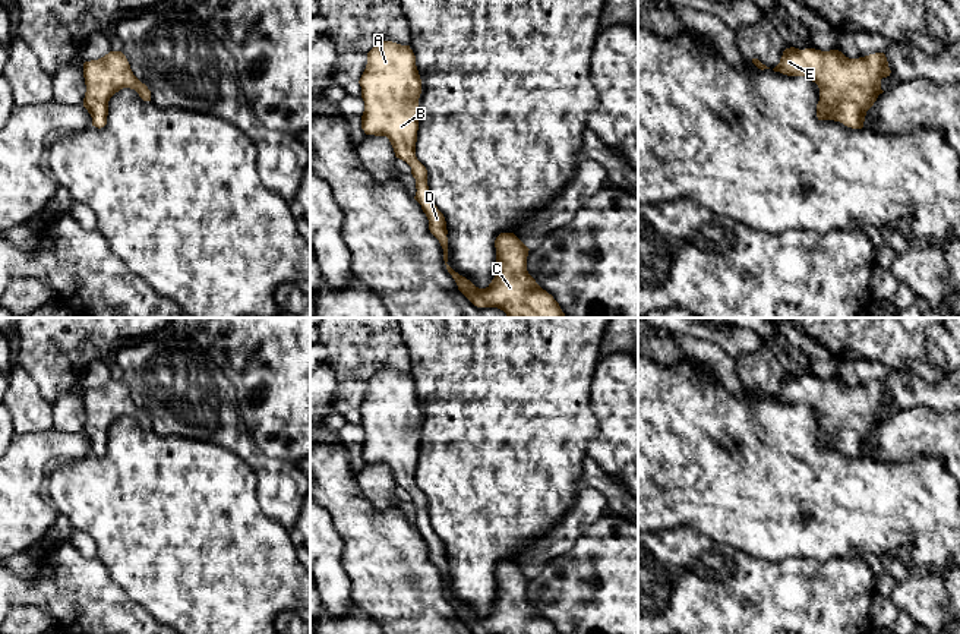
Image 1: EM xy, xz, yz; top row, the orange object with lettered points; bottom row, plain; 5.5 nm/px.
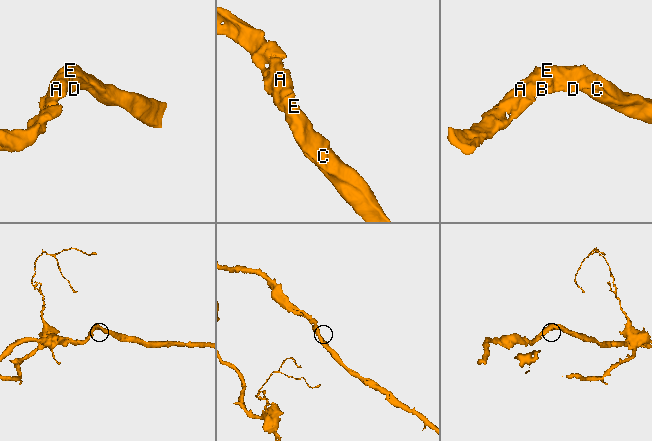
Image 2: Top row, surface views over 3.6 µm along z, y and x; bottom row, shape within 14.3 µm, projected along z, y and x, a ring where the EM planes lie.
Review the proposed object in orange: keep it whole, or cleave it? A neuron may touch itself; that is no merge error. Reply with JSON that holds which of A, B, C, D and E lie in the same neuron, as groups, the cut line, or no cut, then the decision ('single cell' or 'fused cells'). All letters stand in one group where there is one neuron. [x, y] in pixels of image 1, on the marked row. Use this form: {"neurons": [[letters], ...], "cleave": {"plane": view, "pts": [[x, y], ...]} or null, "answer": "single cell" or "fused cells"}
{"neurons": [["A", "B", "C", "D", "E"]], "cleave": null, "answer": "single cell"}

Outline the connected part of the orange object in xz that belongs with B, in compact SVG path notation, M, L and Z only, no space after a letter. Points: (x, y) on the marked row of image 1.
M392 41L376 44L367 53L367 64L359 83L364 101L361 129L366 135L386 136L395 157L411 167L417 189L414 199L421 205L429 230L443 249L446 269L458 290L474 306L498 307L508 318L565 318L553 296L528 274L530 249L514 233L500 233L496 237L496 271L486 288L476 287L446 264L446 221L429 196L427 170L416 157L421 79L410 45Z

